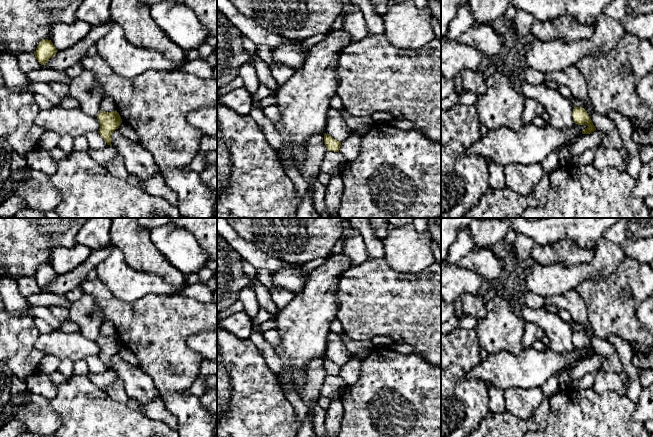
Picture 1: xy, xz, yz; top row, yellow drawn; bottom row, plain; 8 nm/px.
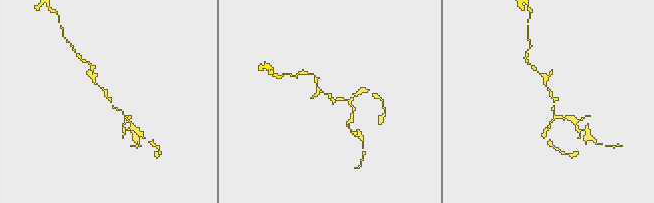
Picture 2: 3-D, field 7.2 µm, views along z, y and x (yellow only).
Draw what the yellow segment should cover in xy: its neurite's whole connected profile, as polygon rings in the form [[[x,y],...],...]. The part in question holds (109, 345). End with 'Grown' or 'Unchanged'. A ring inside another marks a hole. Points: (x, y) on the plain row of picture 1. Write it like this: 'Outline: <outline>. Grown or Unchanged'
Outline: [[[100,334],[97,343],[100,349],[98,357],[105,364],[107,369],[112,370],[111,359],[122,347],[119,337],[116,334],[111,336],[103,336]]]. Unchanged

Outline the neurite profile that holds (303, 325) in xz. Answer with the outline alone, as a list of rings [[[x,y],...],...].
[[[343,253],[329,255],[324,264],[309,273],[303,292],[279,310],[276,329],[281,341],[274,347],[274,351],[282,361],[282,369],[276,373],[281,388],[296,392],[295,374],[300,372],[306,375],[315,359],[325,358],[326,336],[338,309],[337,292],[340,279],[351,266],[350,260]]]

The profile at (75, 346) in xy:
[[[61,330],[40,334],[35,347],[59,360],[69,359],[73,362],[98,356],[100,352],[98,343],[87,339],[81,332],[65,333]]]

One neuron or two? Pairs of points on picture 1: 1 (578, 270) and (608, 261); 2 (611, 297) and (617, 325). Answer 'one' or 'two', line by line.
1: one
2: one

